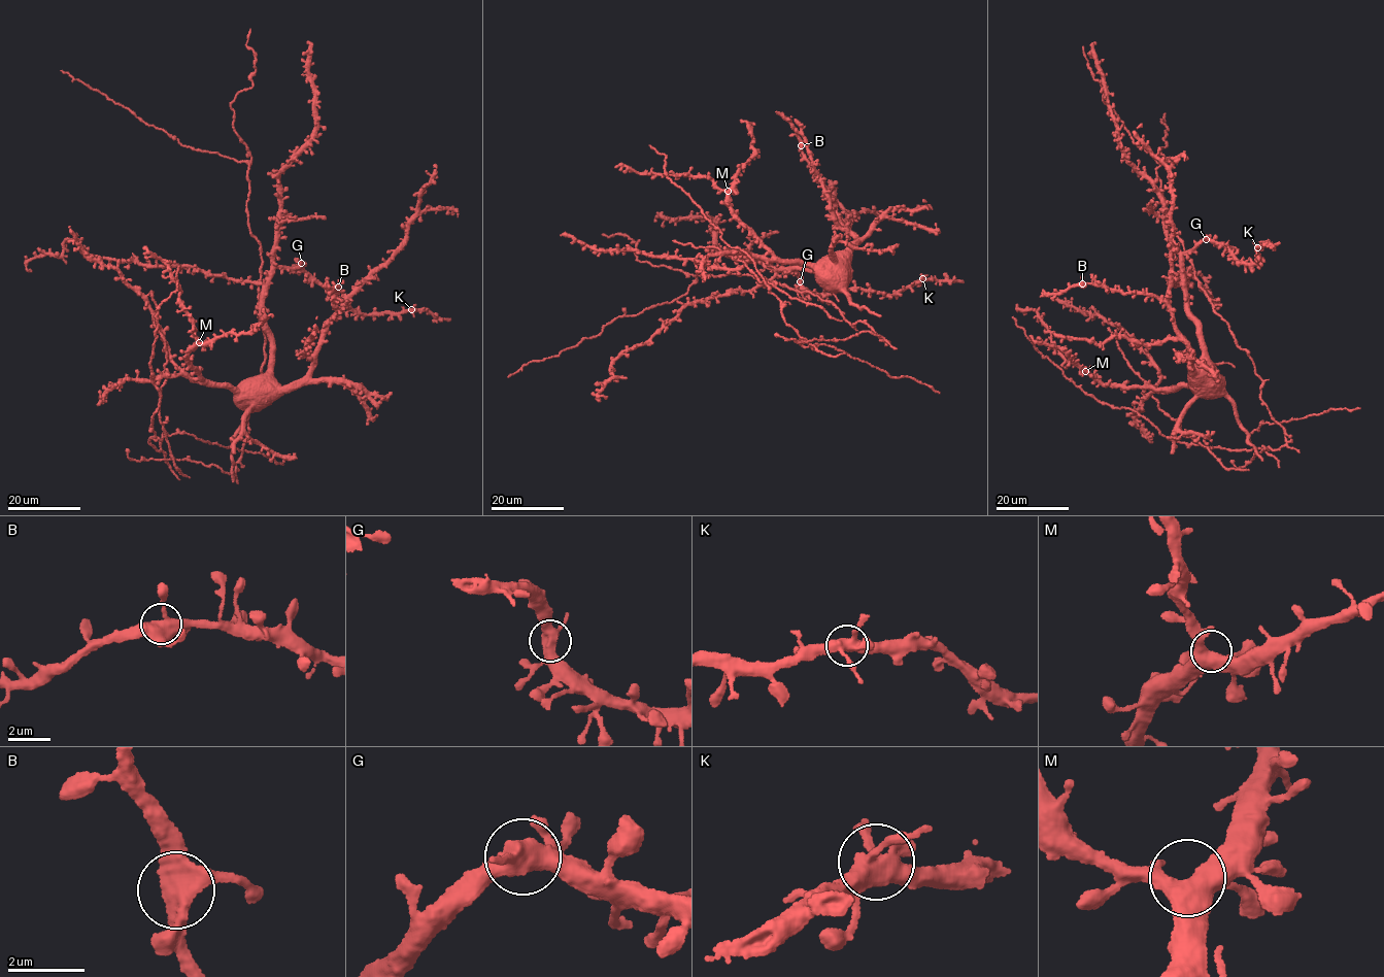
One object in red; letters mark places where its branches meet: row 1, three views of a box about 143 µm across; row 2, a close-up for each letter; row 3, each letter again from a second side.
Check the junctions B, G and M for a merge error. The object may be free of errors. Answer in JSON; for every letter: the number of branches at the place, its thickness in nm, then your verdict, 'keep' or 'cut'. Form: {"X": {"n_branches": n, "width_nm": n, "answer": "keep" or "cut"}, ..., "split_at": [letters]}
{"B": {"n_branches": 4, "width_nm": 480, "answer": "keep"}, "G": {"n_branches": 4, "width_nm": 460, "answer": "keep"}, "M": {"n_branches": 4, "width_nm": 500, "answer": "keep"}, "split_at": []}

